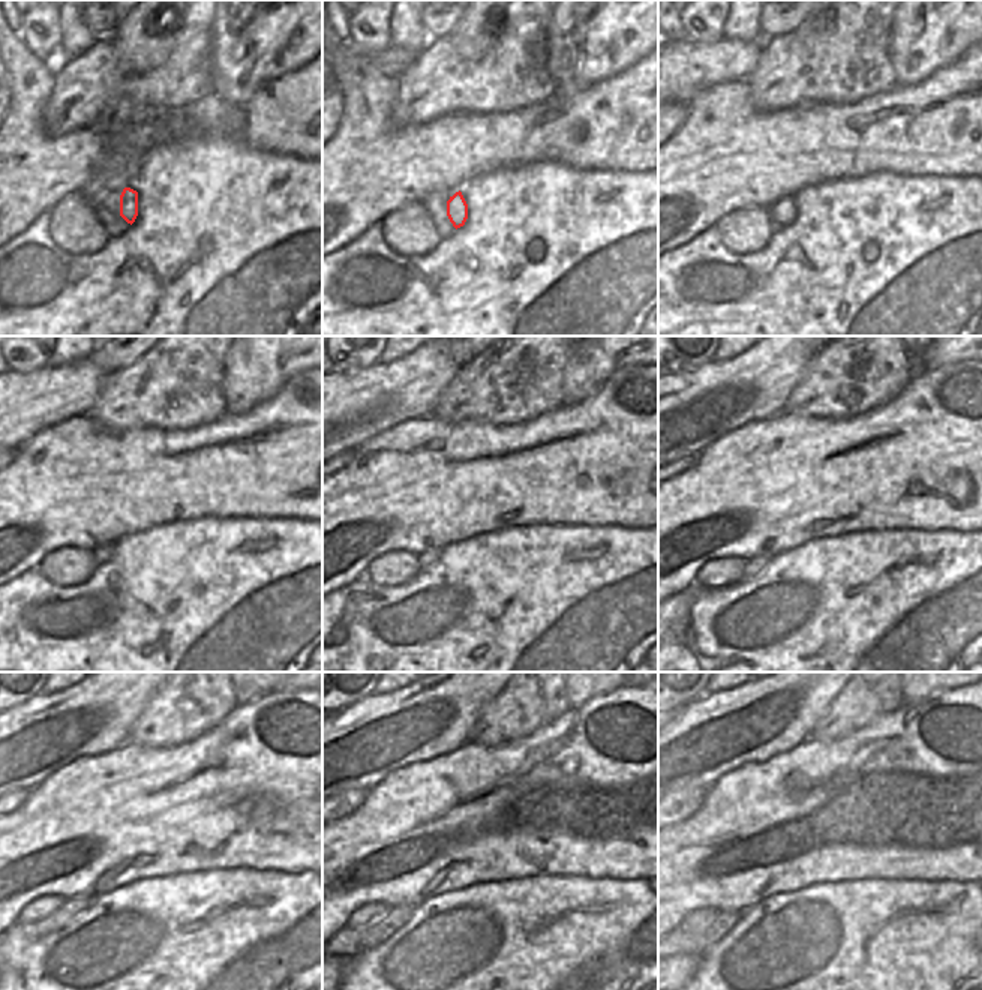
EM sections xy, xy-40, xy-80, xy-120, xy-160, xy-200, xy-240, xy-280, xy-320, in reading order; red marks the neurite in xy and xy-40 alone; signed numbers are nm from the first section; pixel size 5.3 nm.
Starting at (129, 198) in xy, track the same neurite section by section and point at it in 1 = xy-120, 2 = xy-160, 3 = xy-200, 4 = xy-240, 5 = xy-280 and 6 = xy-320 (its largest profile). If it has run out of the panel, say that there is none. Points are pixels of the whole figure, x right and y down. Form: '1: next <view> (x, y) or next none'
1: next xy-120 (102, 554)
2: next xy-160 (426, 560)
3: next xy-200 (756, 564)
4: next xy-240 (33, 930)
5: next xy-280 (353, 941)
6: next xy-320 (696, 944)

